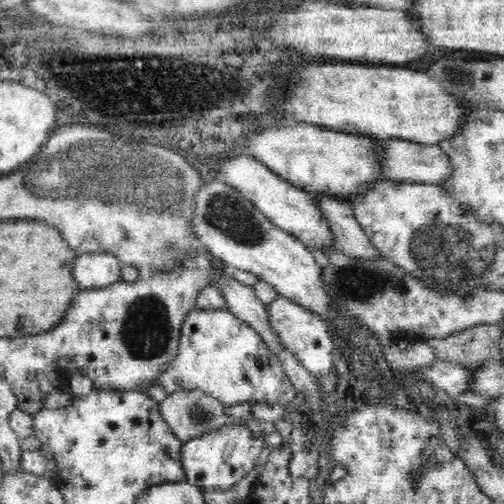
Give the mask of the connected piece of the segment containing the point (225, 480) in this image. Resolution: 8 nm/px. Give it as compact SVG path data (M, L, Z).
M246 424L220 426L216 430L202 433L192 440L182 441L180 457L187 484L198 486L201 489L228 489L244 480L247 474L256 466L259 454L266 446L267 436L258 434L254 436Z

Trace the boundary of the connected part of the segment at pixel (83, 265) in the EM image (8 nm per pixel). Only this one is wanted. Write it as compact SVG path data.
M104 252L77 253L72 268L73 281L79 290L102 288L120 281L117 256Z

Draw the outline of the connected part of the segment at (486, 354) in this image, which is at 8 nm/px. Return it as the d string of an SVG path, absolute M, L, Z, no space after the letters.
M497 323L476 325L453 333L446 338L424 342L434 350L438 361L458 363L474 371L483 361L500 358L497 341L503 333L502 326Z

